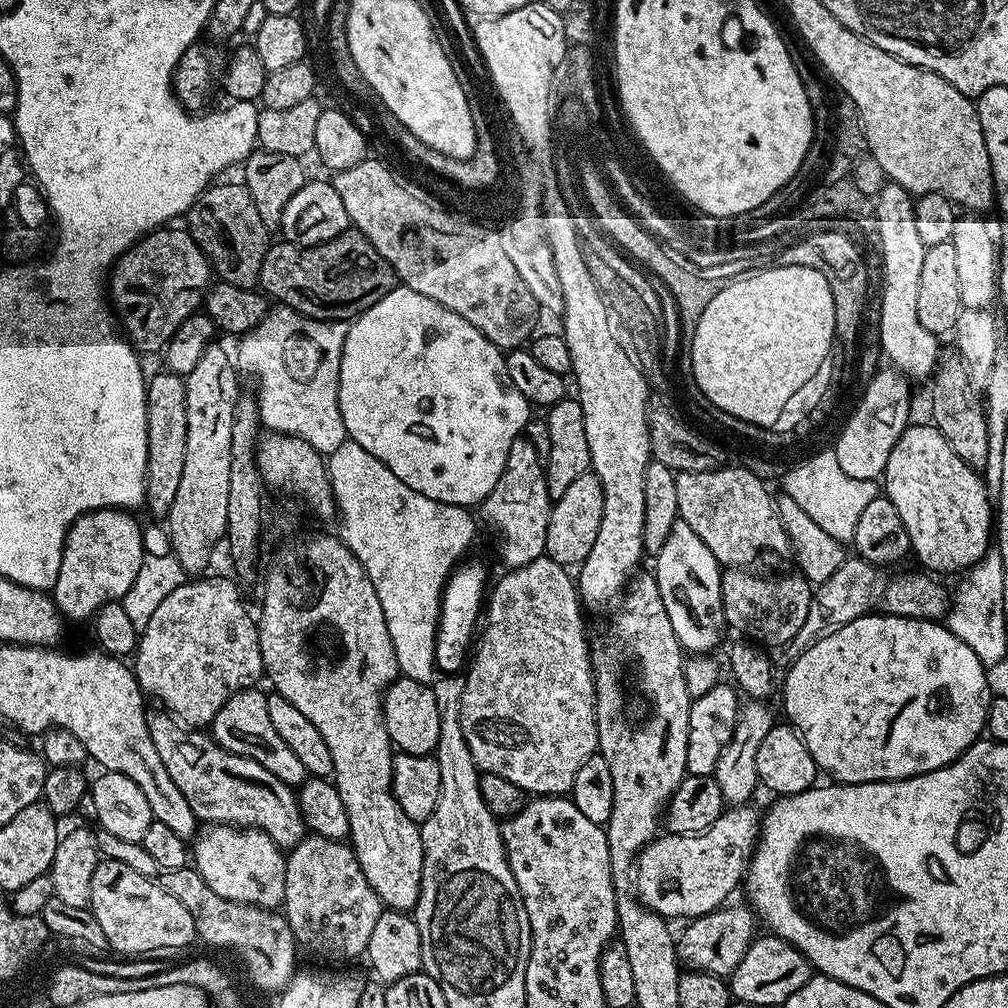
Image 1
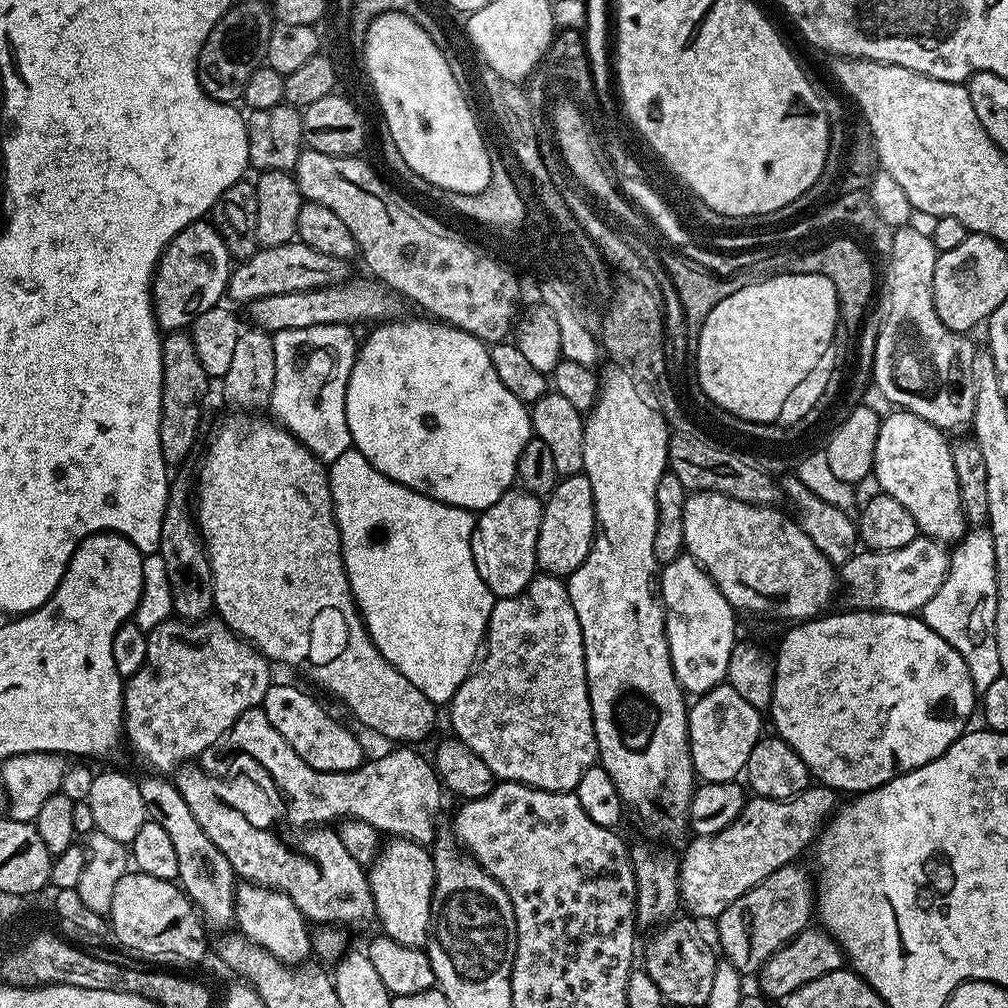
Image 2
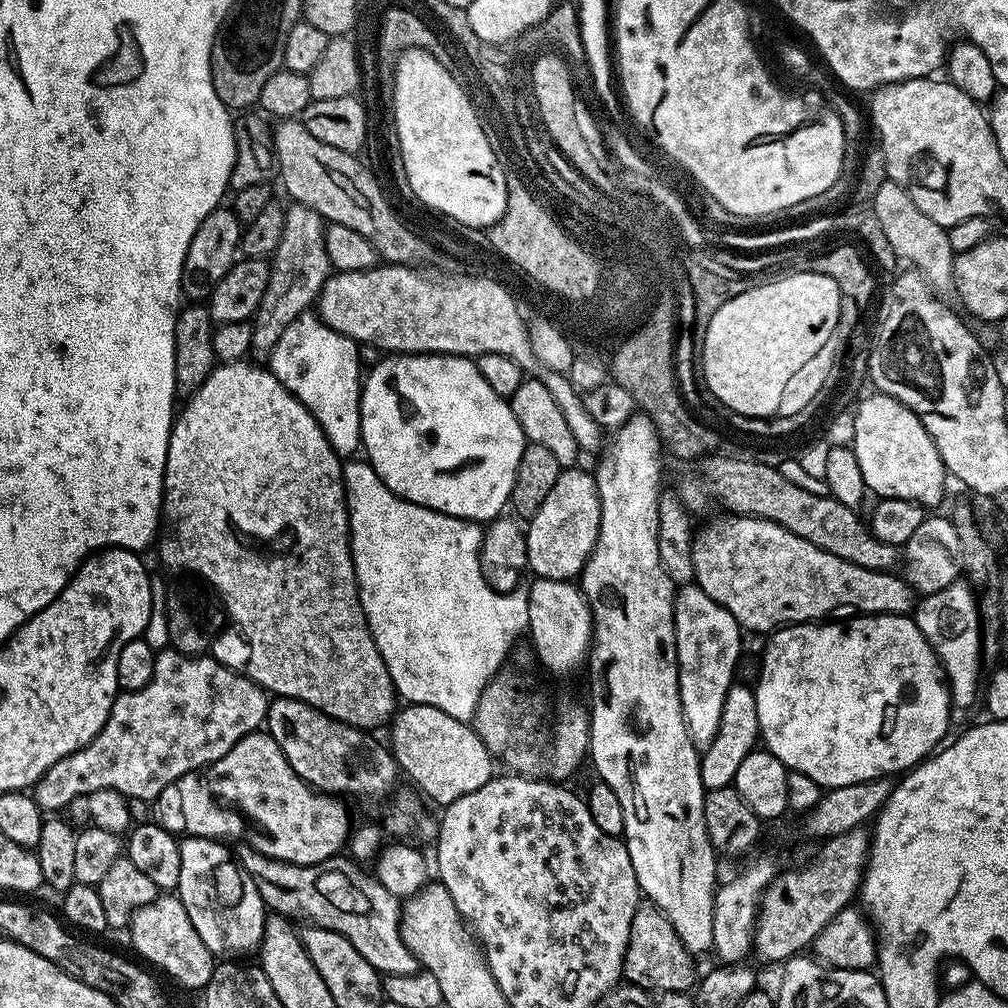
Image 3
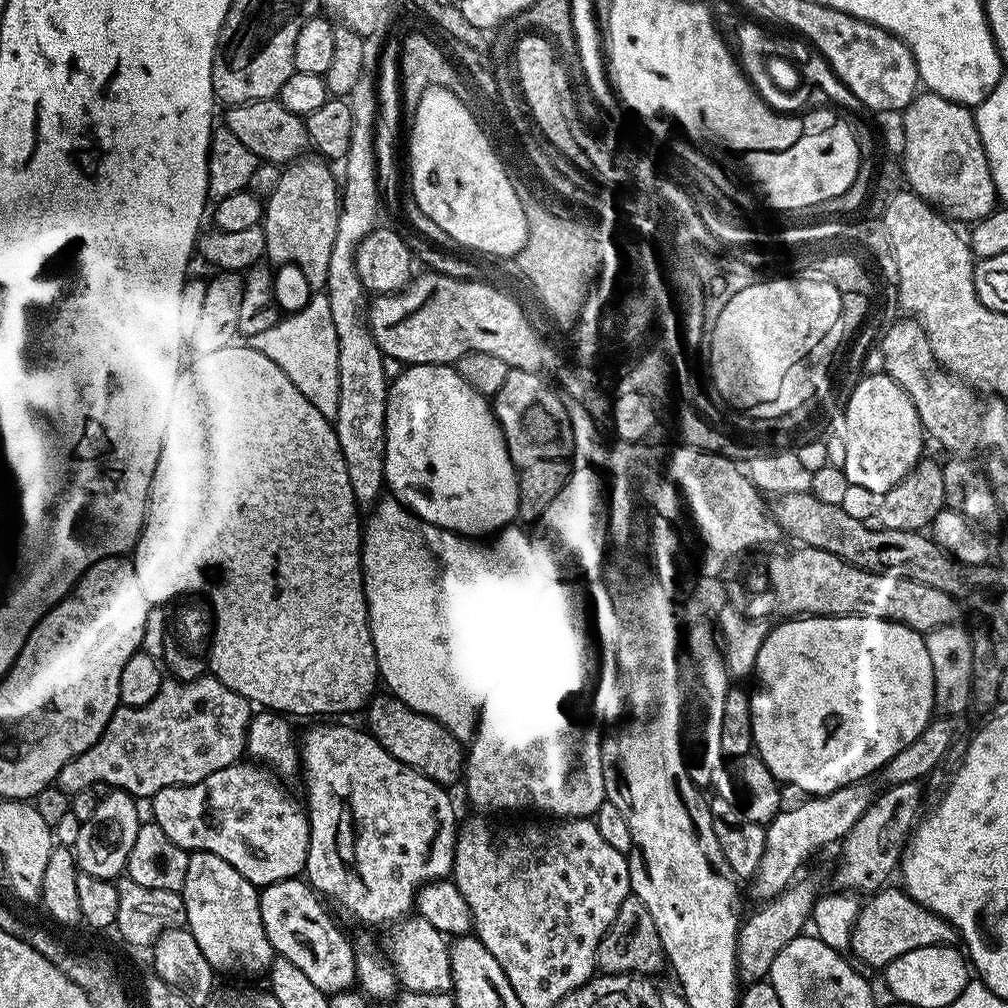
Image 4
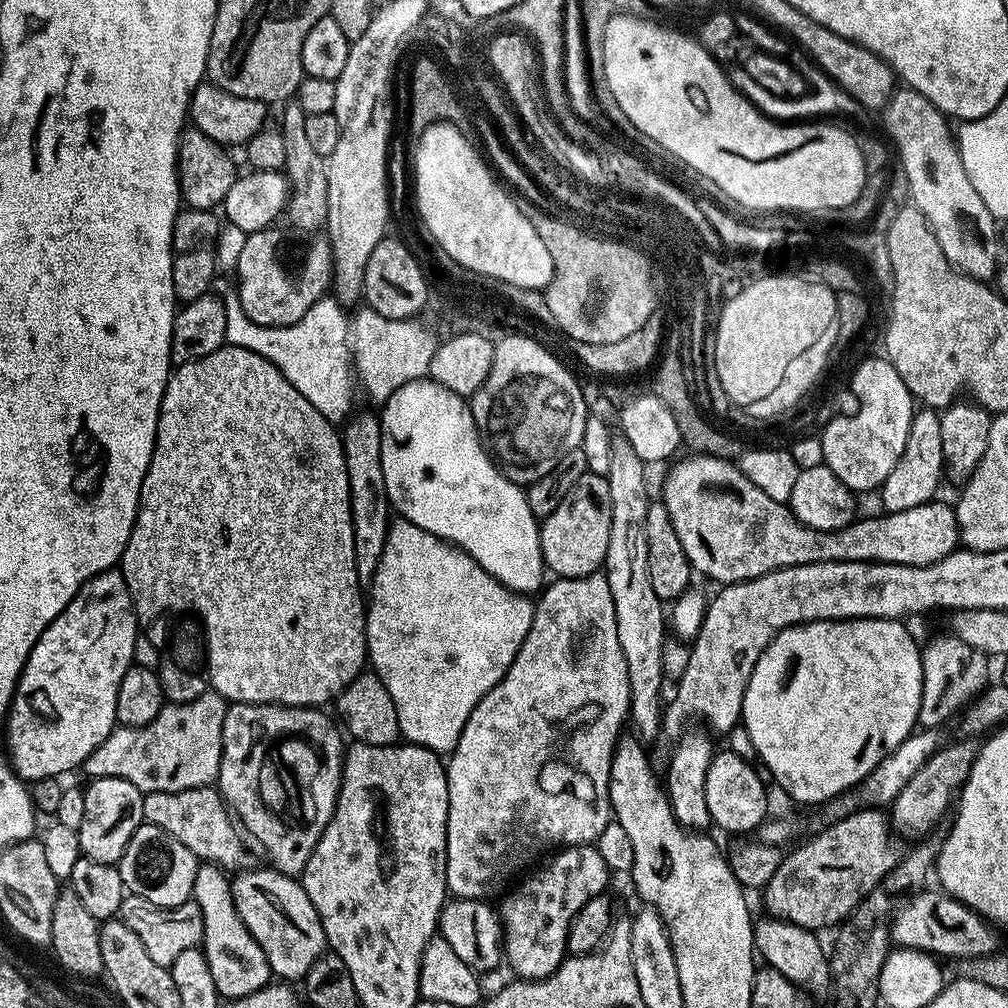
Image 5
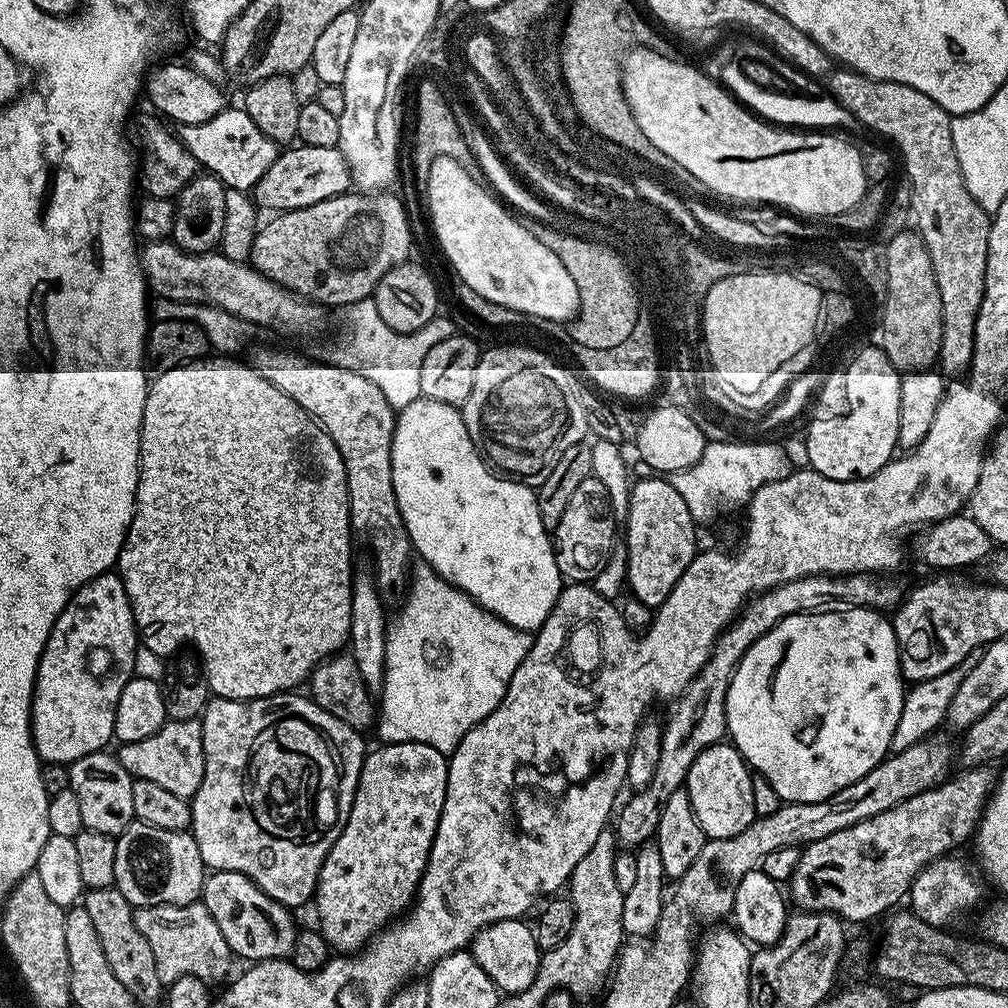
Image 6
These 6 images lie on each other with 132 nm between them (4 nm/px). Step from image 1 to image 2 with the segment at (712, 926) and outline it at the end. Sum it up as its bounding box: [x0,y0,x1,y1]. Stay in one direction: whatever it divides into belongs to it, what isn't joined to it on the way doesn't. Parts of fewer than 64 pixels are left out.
[715,862,814,973]

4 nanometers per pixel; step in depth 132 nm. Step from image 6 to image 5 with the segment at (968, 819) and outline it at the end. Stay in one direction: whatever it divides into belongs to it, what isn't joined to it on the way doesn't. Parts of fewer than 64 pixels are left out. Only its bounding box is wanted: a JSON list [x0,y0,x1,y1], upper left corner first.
[762,806,901,930]

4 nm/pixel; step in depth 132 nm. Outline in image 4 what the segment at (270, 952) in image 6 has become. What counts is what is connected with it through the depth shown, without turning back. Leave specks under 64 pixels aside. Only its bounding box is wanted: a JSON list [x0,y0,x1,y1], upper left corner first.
[260,878,356,994]

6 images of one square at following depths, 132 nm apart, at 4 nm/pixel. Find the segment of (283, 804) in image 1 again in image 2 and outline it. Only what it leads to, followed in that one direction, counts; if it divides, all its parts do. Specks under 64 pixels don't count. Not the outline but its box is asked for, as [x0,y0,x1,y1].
[174,762,375,926]

